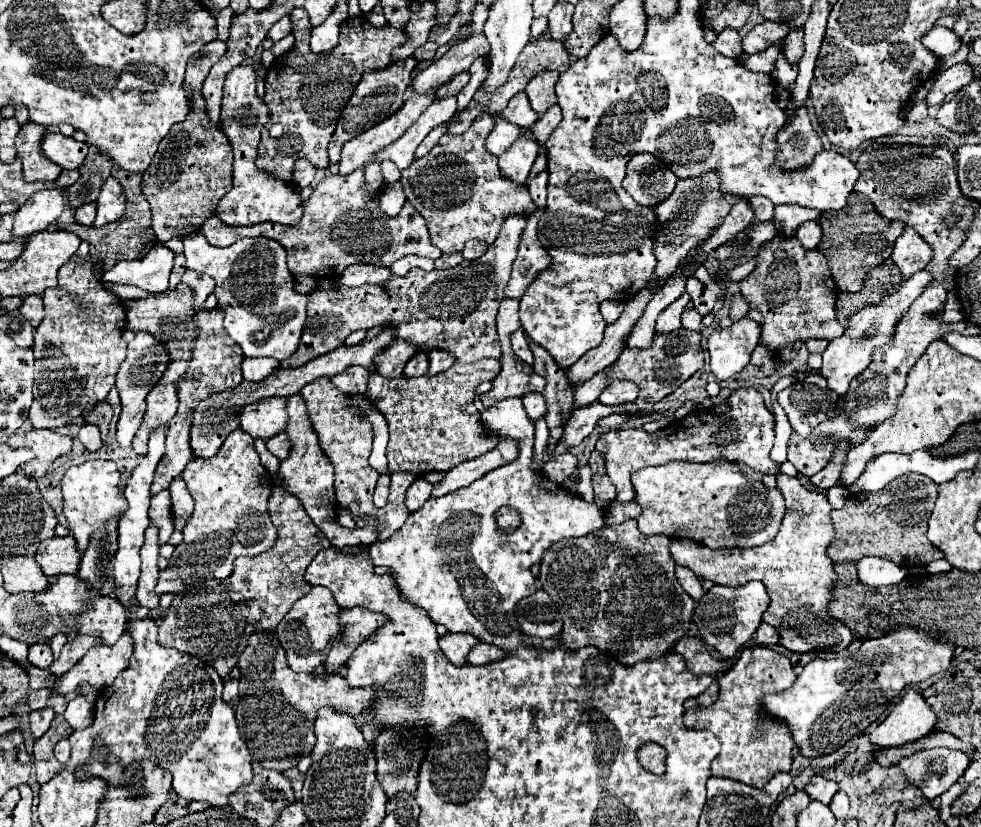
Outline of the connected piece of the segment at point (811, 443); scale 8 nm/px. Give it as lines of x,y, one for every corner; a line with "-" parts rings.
837,414
833,420
825,420
823,424
819,424
807,438
801,438
793,432
789,440
789,462
801,474
813,476
827,464
839,440
847,440
851,446
855,446
867,436
867,428
857,428
855,424
847,422
845,416

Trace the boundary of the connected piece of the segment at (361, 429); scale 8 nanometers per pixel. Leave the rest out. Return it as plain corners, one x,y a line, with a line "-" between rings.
329,378
313,380
305,388
301,388
299,394
307,404
307,414
313,424
313,430
319,436
319,444
335,466
335,496
338,505
349,510
351,514
363,518
367,526
375,530
380,529
378,530
378,542
387,540
401,528
409,516
409,510
405,506
405,492
409,484
415,480
415,476
407,476
403,472
393,474
391,488
389,488
389,500
385,507
377,508
373,504
373,488
377,484
379,474
367,464
367,458
371,454
371,440
373,440
371,424
365,422
355,410
351,410
349,404
343,404
345,394
339,392
339,388
335,388

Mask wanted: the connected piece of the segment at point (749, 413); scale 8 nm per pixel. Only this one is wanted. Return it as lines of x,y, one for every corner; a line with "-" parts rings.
737,388
725,400
729,406
729,414
713,414
711,410
695,410
693,414
671,422
669,426
647,434
641,428
621,428
609,430
601,434
595,450
603,456
607,474
617,488
617,502
631,502
631,472
645,466
659,466
671,460
687,460
687,462
715,462
715,460
731,460
743,462
751,470
759,474
779,474
779,464
771,460
769,452
775,440
775,416
765,406
763,394
755,388

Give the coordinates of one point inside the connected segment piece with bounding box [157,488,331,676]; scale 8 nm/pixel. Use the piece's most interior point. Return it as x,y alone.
212,623

